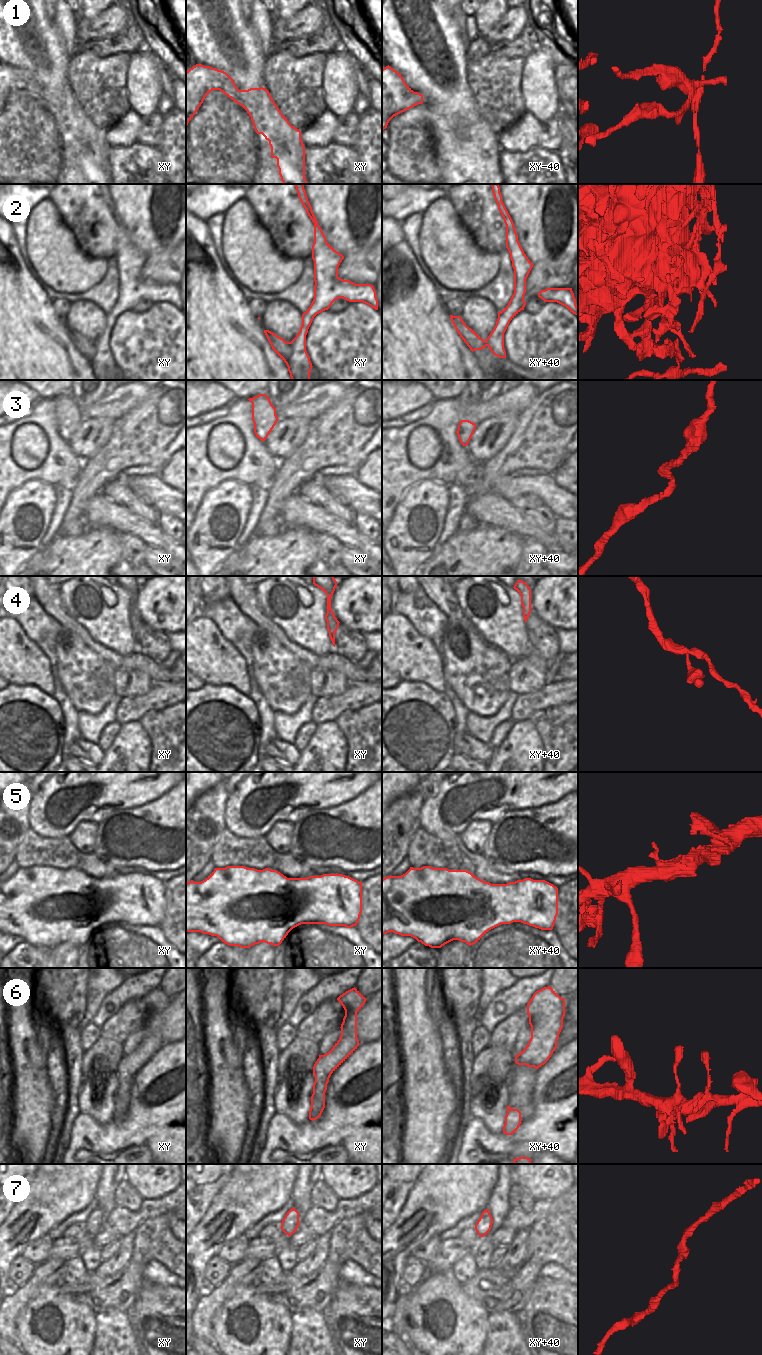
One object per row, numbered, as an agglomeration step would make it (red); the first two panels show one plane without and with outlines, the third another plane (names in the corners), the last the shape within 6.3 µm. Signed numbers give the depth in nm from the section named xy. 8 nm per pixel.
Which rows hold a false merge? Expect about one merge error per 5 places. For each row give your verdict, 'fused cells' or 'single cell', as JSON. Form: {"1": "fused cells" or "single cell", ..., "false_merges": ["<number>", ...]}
{"1": "fused cells", "2": "fused cells", "3": "single cell", "4": "single cell", "5": "single cell", "6": "single cell", "7": "single cell", "false_merges": ["1", "2"]}

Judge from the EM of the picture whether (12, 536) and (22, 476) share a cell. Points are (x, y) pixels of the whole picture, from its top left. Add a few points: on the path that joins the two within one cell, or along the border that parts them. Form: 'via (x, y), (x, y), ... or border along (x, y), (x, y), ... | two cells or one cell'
border along (43, 481), (26, 480), (10, 492) | two cells

